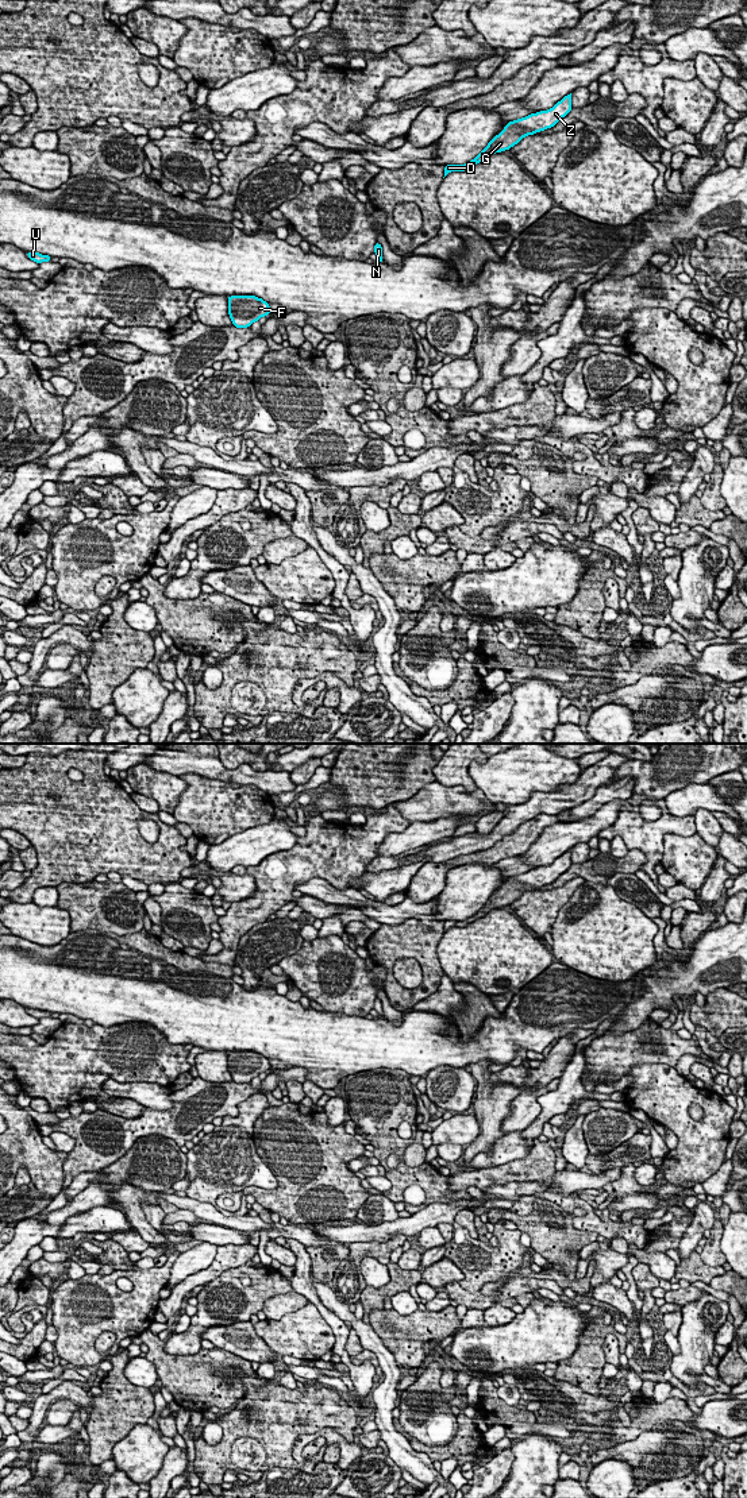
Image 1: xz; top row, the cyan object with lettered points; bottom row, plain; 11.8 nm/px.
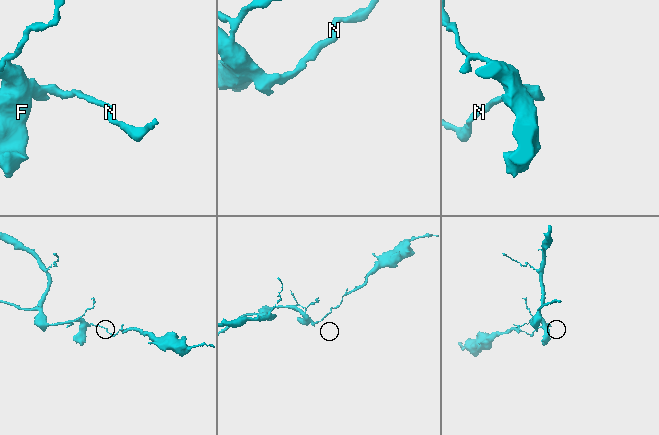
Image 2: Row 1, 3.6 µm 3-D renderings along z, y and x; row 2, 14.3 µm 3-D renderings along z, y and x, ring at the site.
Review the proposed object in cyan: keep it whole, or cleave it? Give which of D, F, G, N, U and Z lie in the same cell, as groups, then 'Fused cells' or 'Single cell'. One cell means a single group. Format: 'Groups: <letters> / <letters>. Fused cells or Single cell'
Groups: D F N U / G Z. Fused cells

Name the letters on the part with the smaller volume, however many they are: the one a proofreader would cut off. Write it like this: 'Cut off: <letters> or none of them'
Cut off: G, Z

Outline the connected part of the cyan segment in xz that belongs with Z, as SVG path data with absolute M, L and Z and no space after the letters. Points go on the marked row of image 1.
M570 93L554 104L551 109L531 113L527 117L509 121L504 130L496 135L475 158L465 165L457 166L455 171L465 171L475 163L484 162L492 154L509 150L524 136L535 135L536 132L554 127L571 111L571 108Z

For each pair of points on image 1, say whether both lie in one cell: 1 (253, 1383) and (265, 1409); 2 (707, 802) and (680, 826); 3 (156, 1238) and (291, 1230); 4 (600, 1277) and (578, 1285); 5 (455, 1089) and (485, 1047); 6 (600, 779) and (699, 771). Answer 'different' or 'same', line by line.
1: same
2: different
3: same
4: different
5: different
6: different

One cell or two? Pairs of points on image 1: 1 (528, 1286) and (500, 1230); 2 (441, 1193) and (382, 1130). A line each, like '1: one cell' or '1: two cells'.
1: two cells
2: one cell

